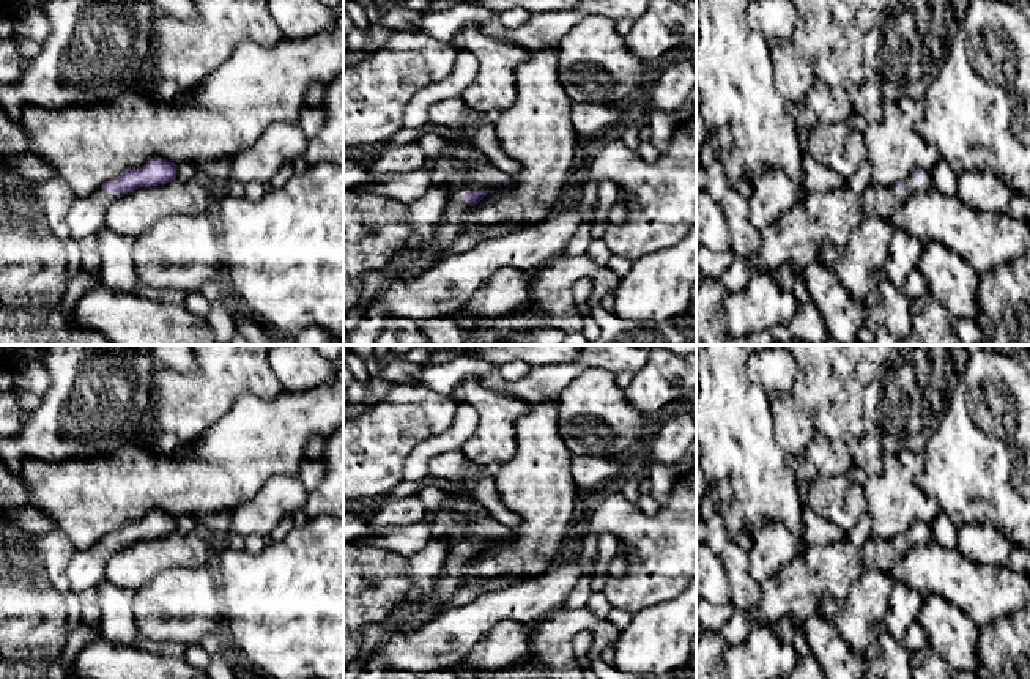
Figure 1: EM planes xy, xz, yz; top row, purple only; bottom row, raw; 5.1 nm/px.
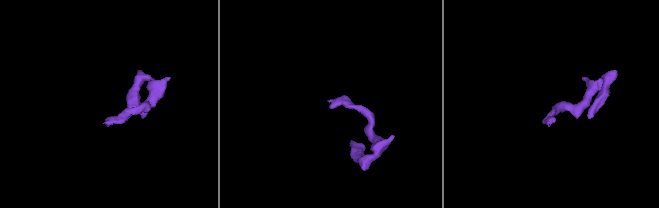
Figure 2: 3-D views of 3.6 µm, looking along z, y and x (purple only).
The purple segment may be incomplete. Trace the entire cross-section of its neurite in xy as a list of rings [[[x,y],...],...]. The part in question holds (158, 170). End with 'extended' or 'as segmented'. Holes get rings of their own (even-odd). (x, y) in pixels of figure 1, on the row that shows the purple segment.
[[[162,158],[150,159],[143,167],[128,170],[121,176],[107,181],[90,197],[74,199],[68,213],[68,233],[82,241],[106,228],[109,206],[124,194],[159,186],[176,178],[176,164]]]; extended

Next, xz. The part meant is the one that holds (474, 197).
[[[450,154],[432,161],[432,183],[449,191],[449,205],[443,222],[435,228],[433,238],[422,243],[416,263],[400,279],[414,279],[443,260],[443,252],[461,232],[463,213],[477,205],[488,187],[501,178],[491,162],[469,162]]]; extended

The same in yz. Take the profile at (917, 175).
[[[915,172],[893,186],[869,184],[858,194],[846,186],[810,194],[800,206],[781,213],[761,232],[761,249],[748,258],[762,268],[792,262],[803,269],[824,241],[841,247],[865,219],[876,216],[890,221],[904,200],[929,189],[931,180]]]; extended

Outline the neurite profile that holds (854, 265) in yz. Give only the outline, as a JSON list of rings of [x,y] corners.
[[[880,217],[865,219],[841,247],[822,241],[816,262],[825,265],[858,304],[874,296],[869,282],[890,255],[895,228]]]

